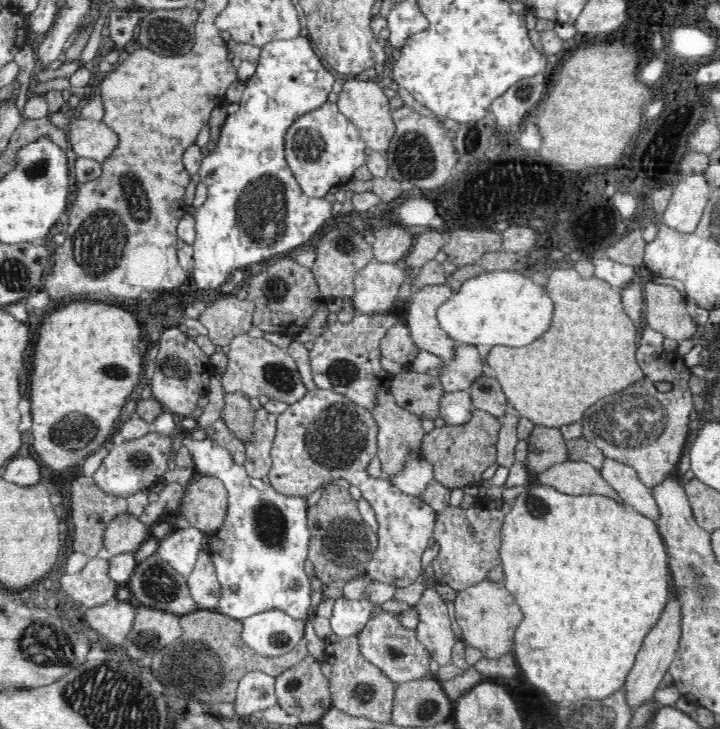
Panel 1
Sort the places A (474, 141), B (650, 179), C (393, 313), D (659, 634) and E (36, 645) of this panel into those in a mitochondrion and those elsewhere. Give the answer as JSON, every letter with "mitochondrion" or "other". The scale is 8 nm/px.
{"A":"other","B":"other","C":"other","D":"other","E":"mitochondrion"}

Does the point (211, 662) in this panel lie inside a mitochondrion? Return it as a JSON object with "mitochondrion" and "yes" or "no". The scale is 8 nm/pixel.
{"mitochondrion":"yes"}

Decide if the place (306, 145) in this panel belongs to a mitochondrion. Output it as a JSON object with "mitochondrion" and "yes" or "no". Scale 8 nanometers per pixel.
{"mitochondrion":"yes"}

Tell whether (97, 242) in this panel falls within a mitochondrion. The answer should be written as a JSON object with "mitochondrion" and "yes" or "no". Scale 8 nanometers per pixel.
{"mitochondrion":"yes"}

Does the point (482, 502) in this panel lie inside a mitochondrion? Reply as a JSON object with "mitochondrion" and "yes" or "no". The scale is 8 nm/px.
{"mitochondrion":"no"}

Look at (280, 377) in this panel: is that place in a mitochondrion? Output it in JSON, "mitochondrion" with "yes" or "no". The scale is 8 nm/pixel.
{"mitochondrion":"yes"}

